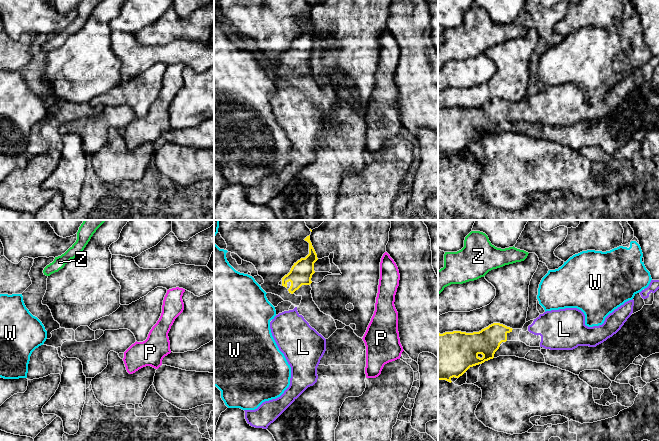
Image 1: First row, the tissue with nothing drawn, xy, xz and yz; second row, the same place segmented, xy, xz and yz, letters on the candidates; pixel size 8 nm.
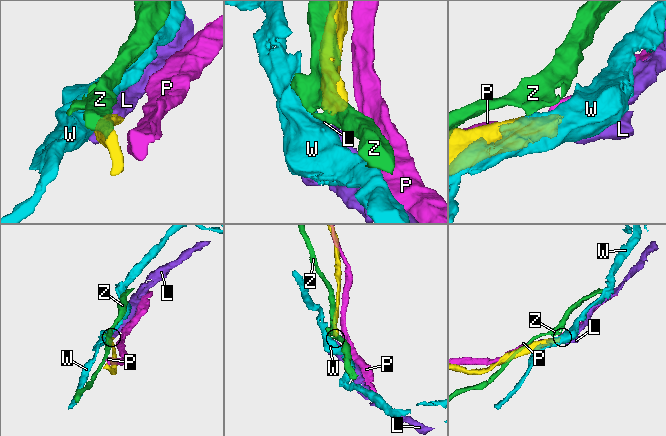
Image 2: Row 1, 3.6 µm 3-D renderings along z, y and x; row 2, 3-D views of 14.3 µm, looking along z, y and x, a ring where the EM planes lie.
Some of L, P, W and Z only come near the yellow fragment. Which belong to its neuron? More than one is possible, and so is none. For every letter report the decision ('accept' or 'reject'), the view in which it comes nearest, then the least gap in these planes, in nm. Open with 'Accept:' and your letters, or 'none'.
Accept: L
L: accept; view xz; gap 110 nm
P: reject; view xz; gap 500 nm
W: reject; view xz; gap 140 nm
Z: reject; view yz; gap 300 nm

